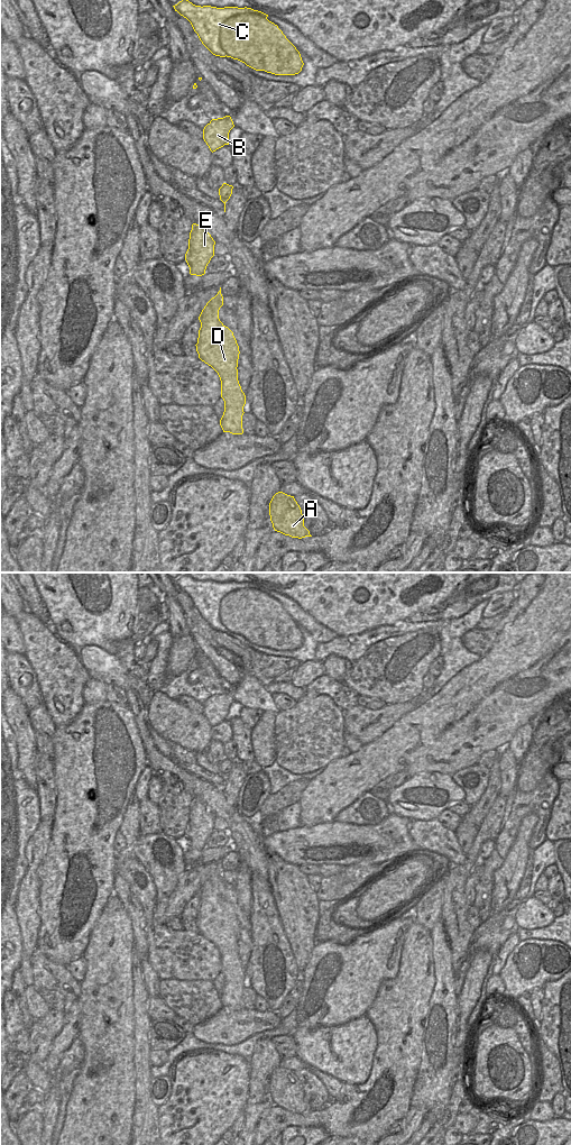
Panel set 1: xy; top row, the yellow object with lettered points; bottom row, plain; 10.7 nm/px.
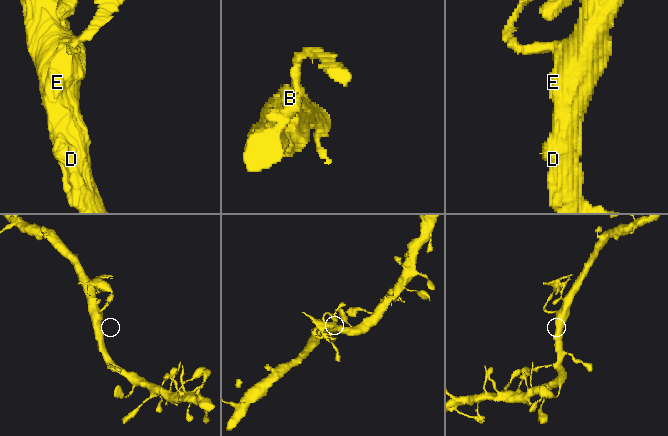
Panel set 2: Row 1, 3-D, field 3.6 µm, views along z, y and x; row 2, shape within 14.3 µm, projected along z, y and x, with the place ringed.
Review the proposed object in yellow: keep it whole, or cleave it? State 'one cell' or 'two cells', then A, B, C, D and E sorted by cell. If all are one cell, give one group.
two cells | A B D E / C

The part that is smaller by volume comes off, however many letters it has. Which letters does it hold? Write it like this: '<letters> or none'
C

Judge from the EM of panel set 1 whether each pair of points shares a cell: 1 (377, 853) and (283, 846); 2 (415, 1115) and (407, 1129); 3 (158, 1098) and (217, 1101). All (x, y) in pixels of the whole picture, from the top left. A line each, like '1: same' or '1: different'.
1: same
2: same
3: different

